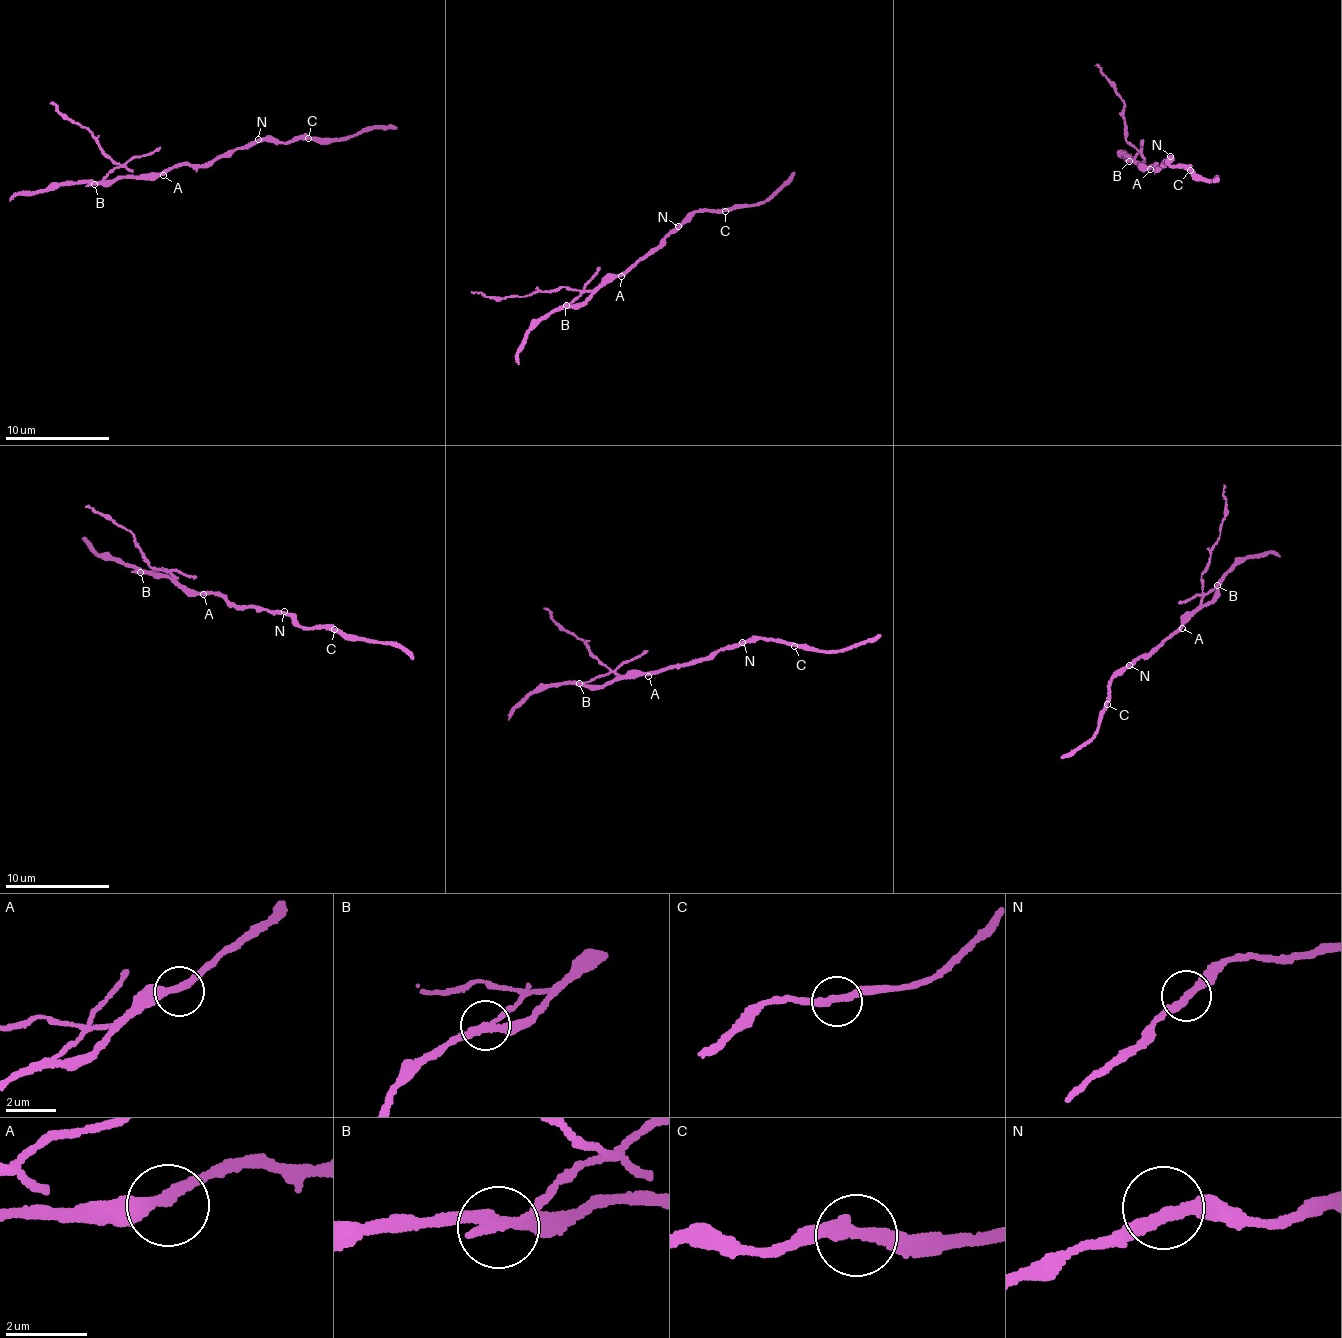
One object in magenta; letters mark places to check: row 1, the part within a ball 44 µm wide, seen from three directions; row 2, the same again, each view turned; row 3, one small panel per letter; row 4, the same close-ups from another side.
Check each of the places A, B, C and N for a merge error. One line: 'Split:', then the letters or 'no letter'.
Split: B

